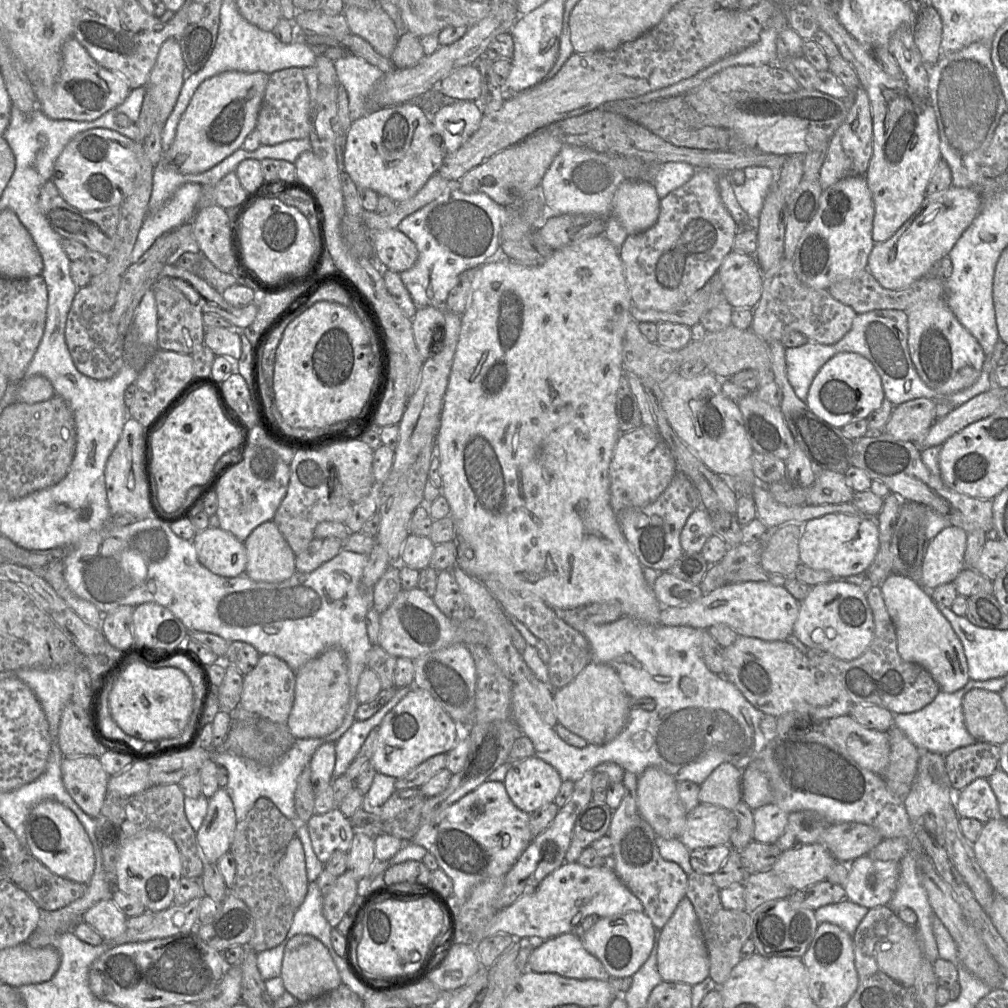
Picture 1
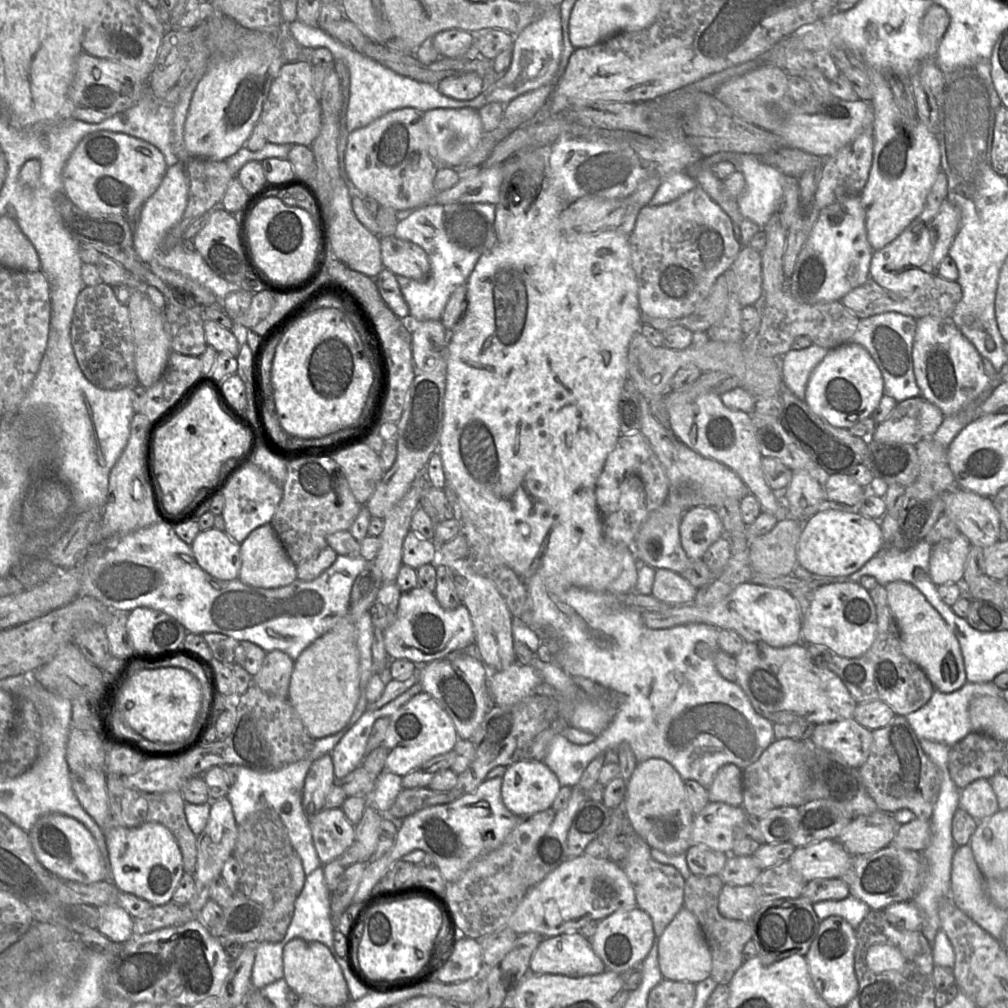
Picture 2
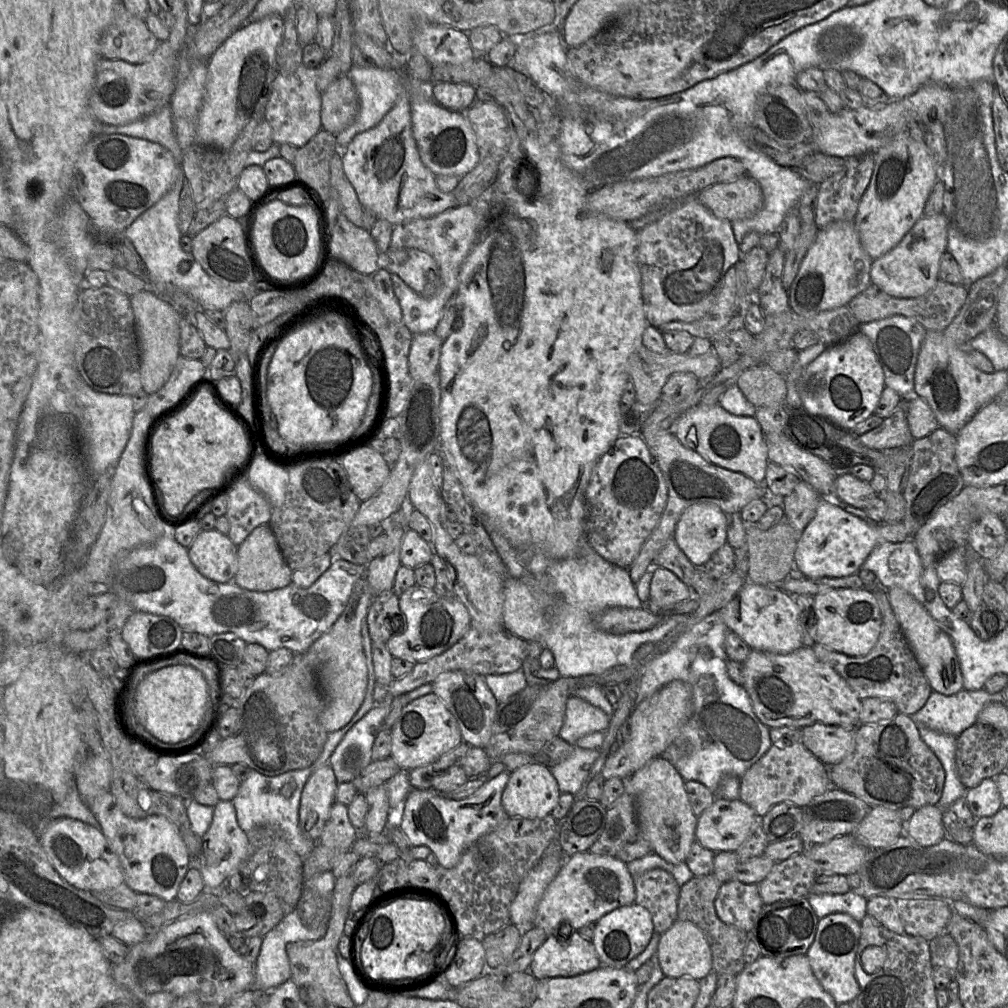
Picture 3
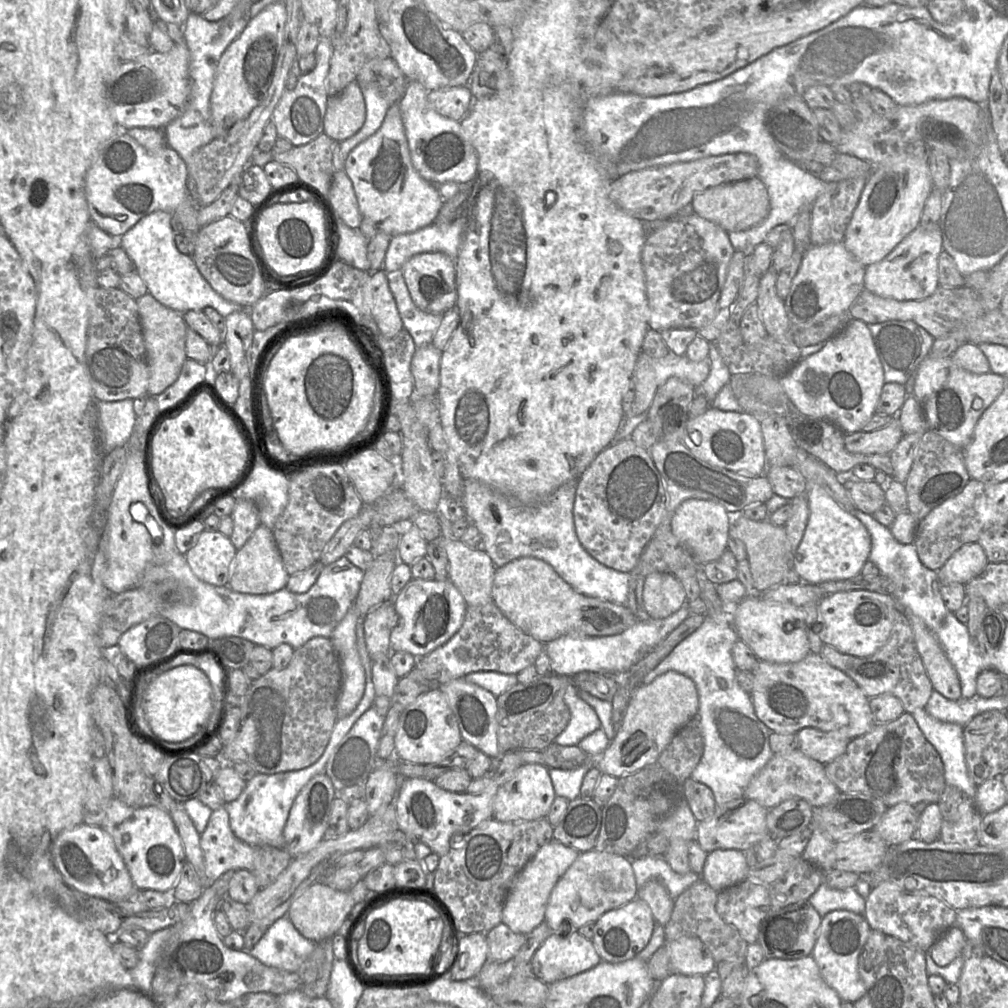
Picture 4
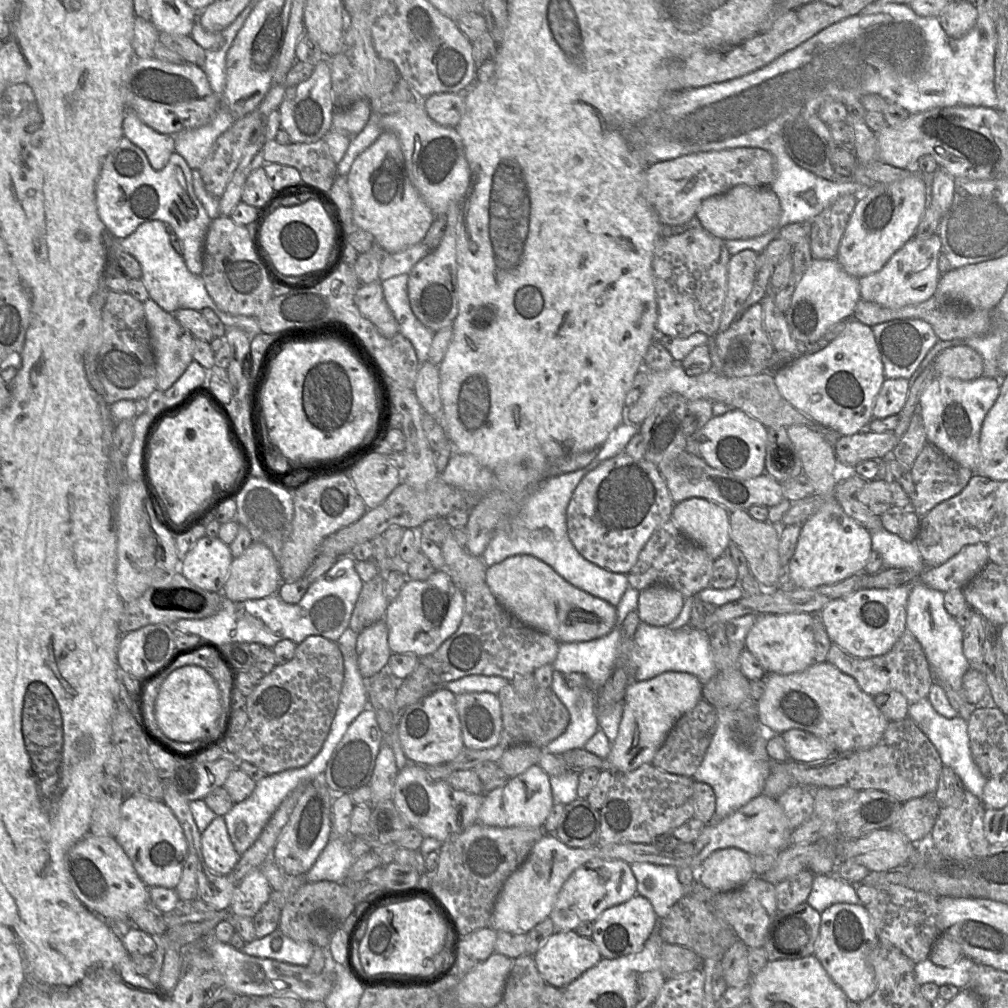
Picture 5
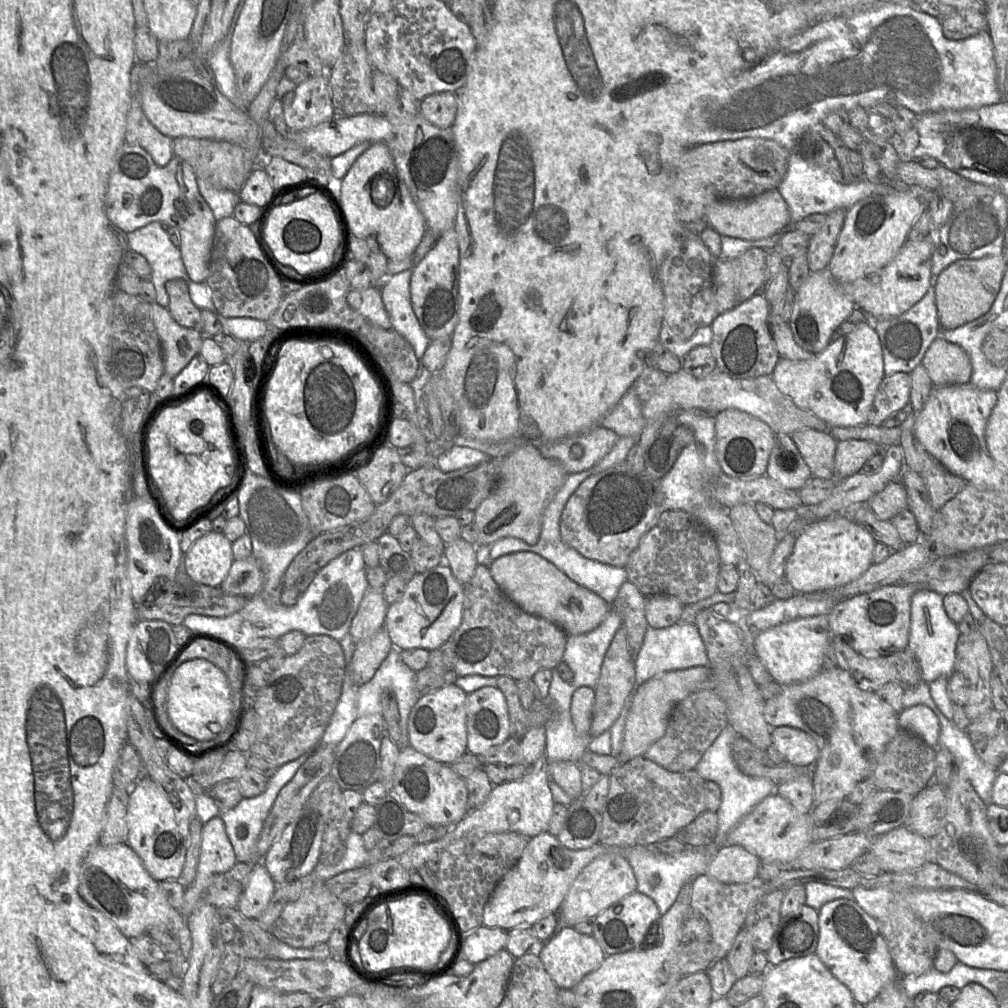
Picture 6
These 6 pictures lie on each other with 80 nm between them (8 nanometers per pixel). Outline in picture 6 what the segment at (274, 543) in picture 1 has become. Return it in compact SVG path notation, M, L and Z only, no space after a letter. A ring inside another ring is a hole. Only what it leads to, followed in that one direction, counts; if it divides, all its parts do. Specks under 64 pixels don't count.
M253 557L234 560L227 576L220 587L231 596L254 597L263 587L263 572L258 561Z

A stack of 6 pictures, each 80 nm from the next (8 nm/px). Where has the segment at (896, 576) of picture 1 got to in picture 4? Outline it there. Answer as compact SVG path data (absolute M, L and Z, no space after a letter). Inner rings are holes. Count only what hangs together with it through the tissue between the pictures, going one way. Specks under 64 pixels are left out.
M906 613L906 615L933 690L949 700L959 700L961 698L961 686L957 672L937 638L918 616L911 613Z

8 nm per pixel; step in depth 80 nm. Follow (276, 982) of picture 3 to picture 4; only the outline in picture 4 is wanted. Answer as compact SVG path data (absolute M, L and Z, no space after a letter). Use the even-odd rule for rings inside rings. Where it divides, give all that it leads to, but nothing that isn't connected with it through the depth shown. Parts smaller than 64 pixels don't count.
M286 915L268 927L260 941L246 952L267 966L298 972L316 946L301 935Z

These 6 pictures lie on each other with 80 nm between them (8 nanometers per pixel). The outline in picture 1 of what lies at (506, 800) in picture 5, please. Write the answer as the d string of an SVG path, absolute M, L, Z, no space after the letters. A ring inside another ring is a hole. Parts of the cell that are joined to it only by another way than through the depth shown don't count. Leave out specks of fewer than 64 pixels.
M533 755L511 762L503 783L515 806L532 813L554 801L562 779L553 766Z

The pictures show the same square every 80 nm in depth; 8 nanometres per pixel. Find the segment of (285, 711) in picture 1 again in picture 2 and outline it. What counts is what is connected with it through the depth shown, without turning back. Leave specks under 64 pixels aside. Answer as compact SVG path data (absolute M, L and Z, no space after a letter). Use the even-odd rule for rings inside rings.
M283 651L268 652L260 671L253 676L253 683L268 694L288 698L294 664L295 661Z

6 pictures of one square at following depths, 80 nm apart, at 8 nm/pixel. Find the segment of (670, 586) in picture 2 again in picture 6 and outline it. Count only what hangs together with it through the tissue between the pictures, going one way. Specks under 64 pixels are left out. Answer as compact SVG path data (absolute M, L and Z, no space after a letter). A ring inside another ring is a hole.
M654 595L646 598L645 616L650 627L669 627L681 618L684 604L675 596Z

